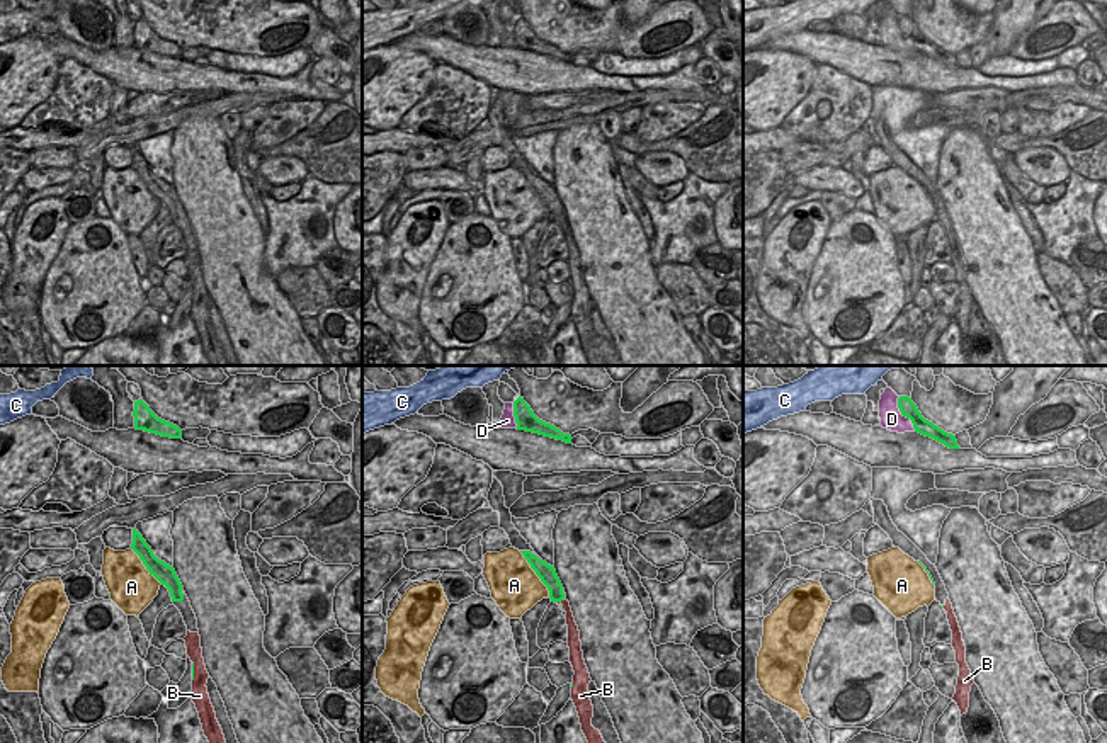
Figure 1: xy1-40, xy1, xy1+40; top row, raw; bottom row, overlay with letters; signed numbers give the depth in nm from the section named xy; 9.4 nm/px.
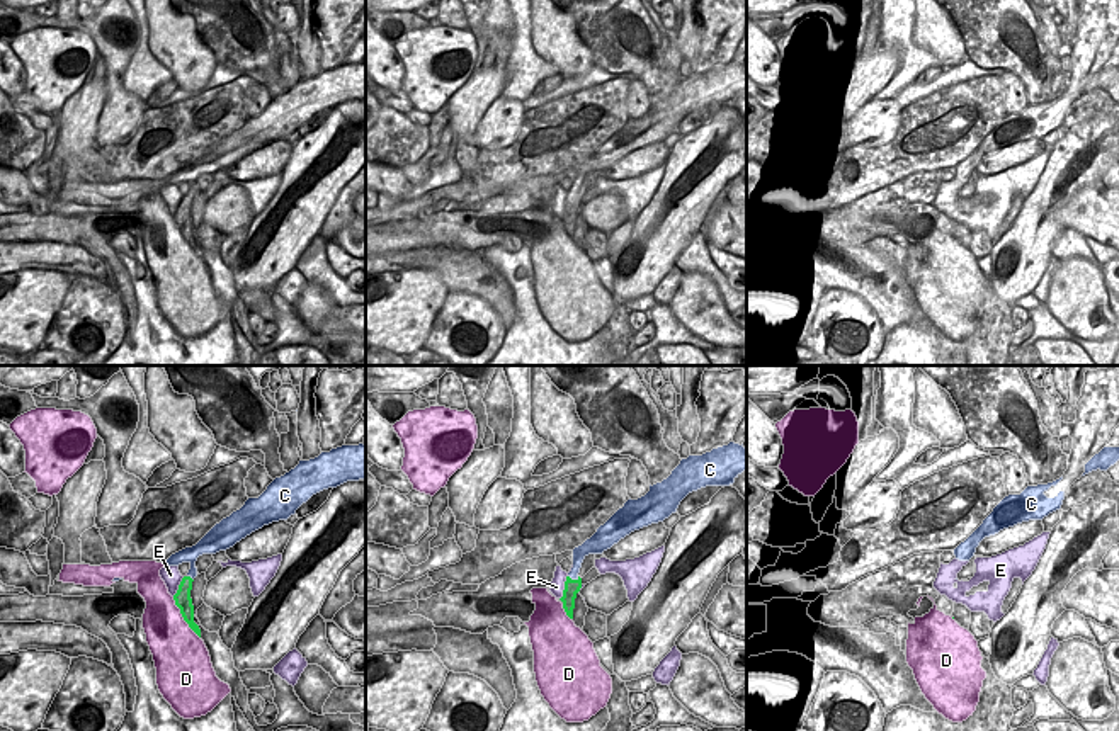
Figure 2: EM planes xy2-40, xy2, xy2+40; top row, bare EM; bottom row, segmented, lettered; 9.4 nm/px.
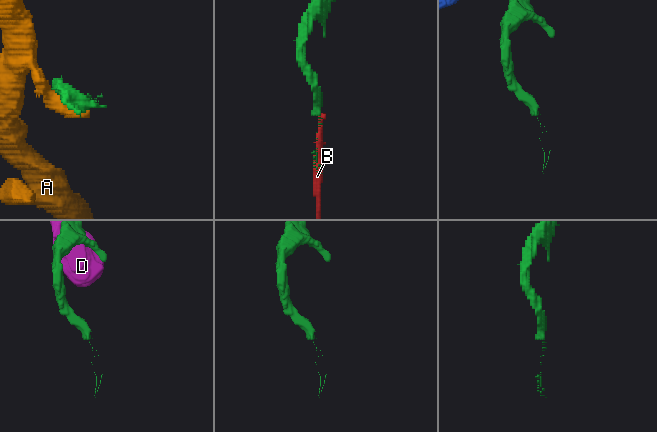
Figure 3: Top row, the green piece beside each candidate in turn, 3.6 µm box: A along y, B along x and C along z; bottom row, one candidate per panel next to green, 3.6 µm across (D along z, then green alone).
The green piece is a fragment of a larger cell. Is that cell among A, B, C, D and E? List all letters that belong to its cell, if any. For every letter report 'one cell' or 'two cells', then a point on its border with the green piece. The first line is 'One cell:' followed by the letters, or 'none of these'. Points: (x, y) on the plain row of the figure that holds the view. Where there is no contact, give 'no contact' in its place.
One cell: none of these
A: two cells; contact xy1 (536, 192)
B: two cells; contact xy1-40 (193, 291)
C: two cells; contact xy2 (573, 199)
D: two cells; contact xy2-40 (182, 235)
E: two cells; contact xy2 (565, 206)

